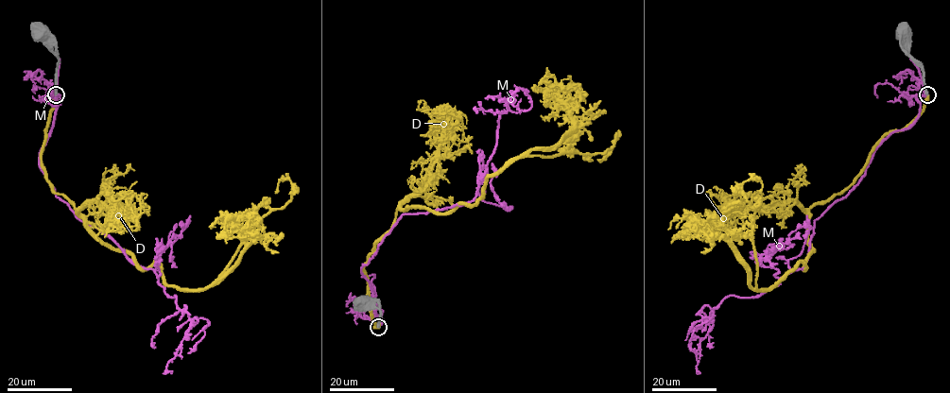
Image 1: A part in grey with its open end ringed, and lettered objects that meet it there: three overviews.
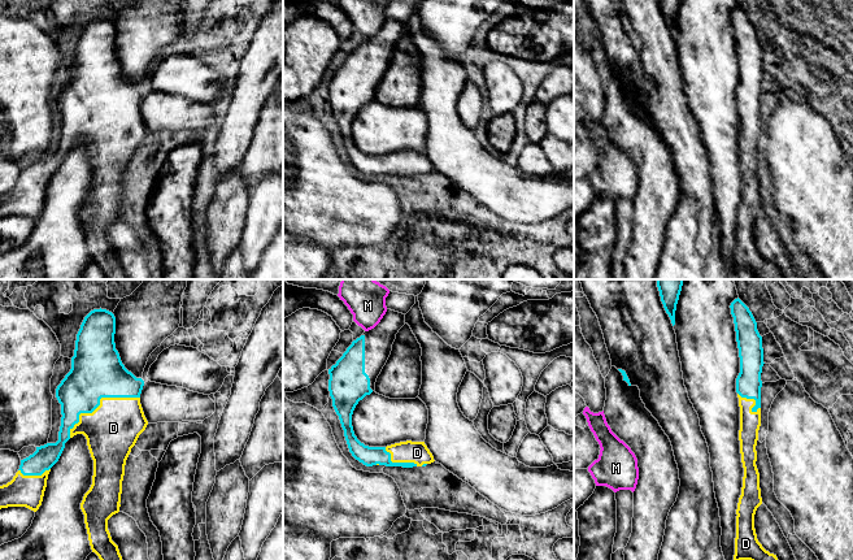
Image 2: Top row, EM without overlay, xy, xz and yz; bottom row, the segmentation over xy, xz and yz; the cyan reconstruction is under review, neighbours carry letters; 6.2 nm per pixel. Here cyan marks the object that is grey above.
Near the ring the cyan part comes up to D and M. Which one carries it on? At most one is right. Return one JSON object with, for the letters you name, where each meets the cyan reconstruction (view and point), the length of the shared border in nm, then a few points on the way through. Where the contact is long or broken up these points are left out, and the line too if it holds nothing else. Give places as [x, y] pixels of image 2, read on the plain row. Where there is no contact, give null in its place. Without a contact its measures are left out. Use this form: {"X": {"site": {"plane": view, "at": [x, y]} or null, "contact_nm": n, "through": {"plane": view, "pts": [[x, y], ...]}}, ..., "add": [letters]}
{"D": {"site": {"plane": "xy", "at": [99, 112]}, "contact_nm": 500}, "add": ["D"]}

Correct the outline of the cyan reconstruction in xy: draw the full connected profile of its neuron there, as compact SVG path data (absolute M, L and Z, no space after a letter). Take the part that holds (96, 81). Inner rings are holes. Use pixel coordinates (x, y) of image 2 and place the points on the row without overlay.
M100 17L84 26L77 43L71 78L56 97L62 123L58 149L36 156L32 164L21 169L13 188L0 195L0 218L26 216L36 221L43 210L51 177L58 170L65 152L74 144L83 143L93 169L92 194L80 212L90 255L105 279L127 279L118 255L112 249L108 229L119 221L126 169L148 130L140 113L144 90L122 73L114 43L116 26L112 21Z

